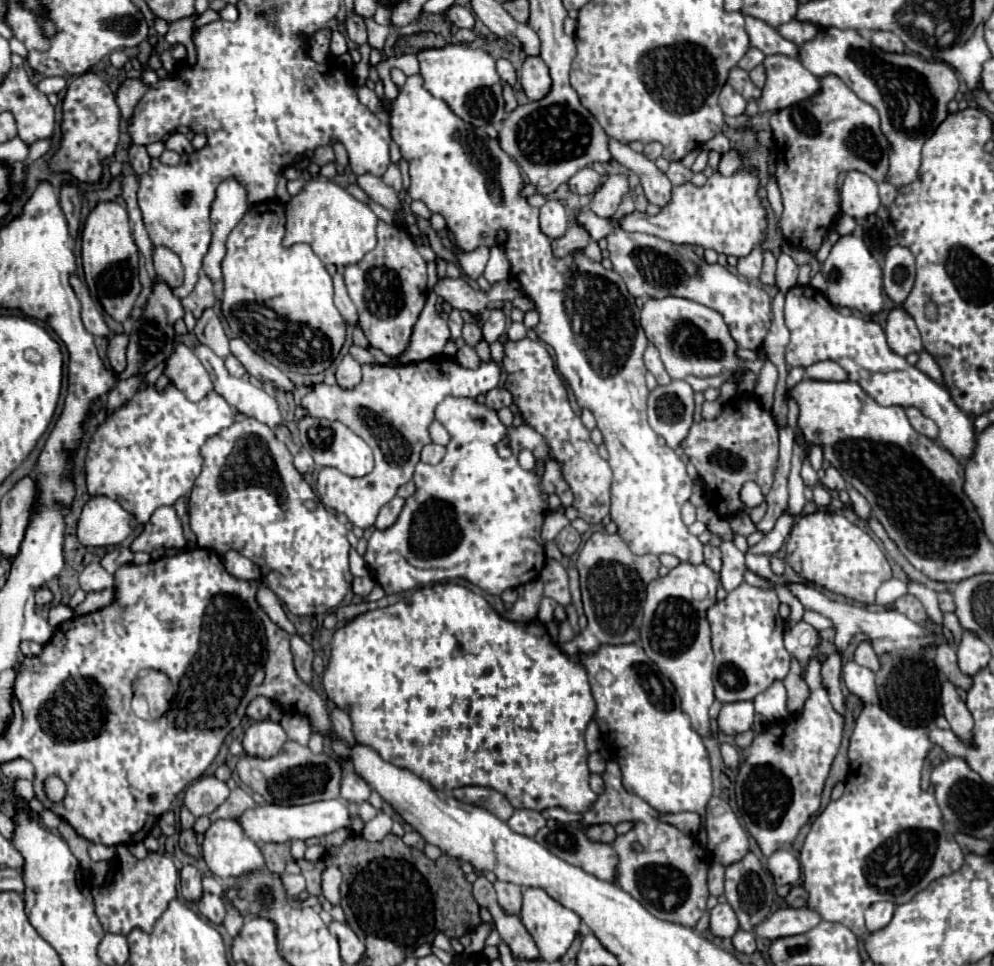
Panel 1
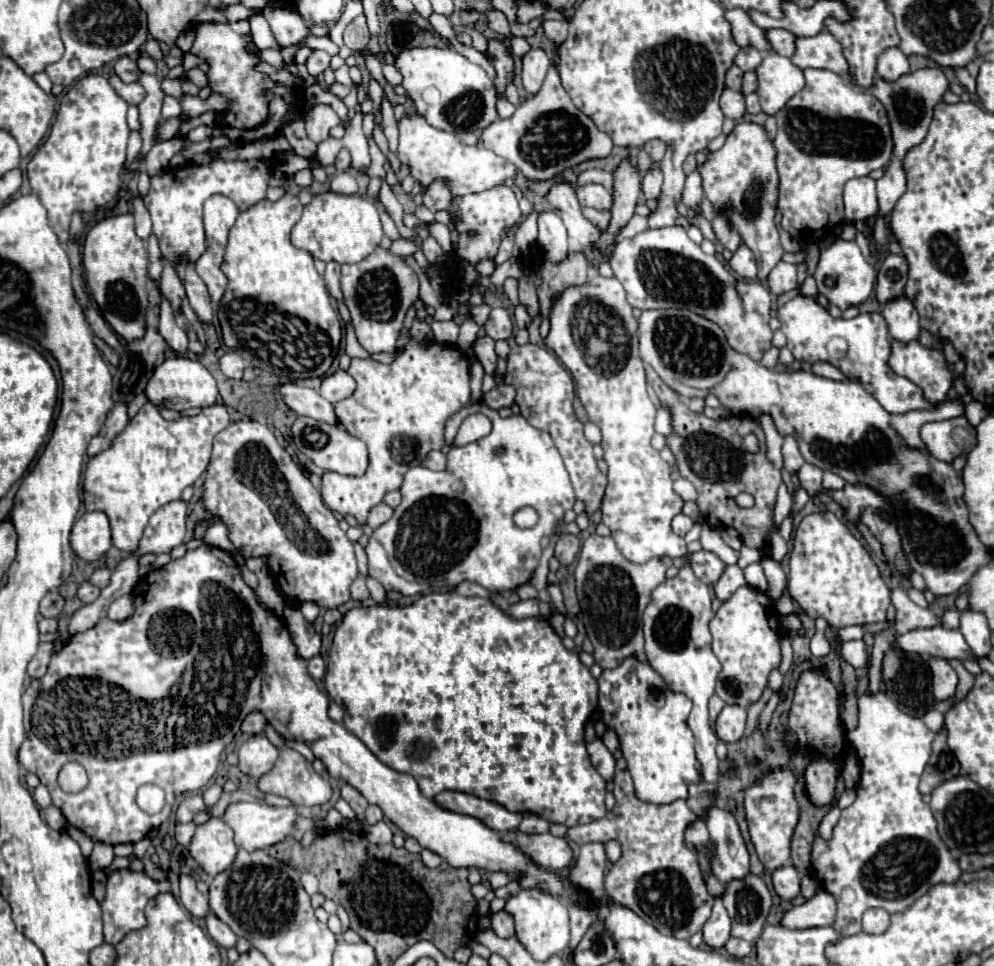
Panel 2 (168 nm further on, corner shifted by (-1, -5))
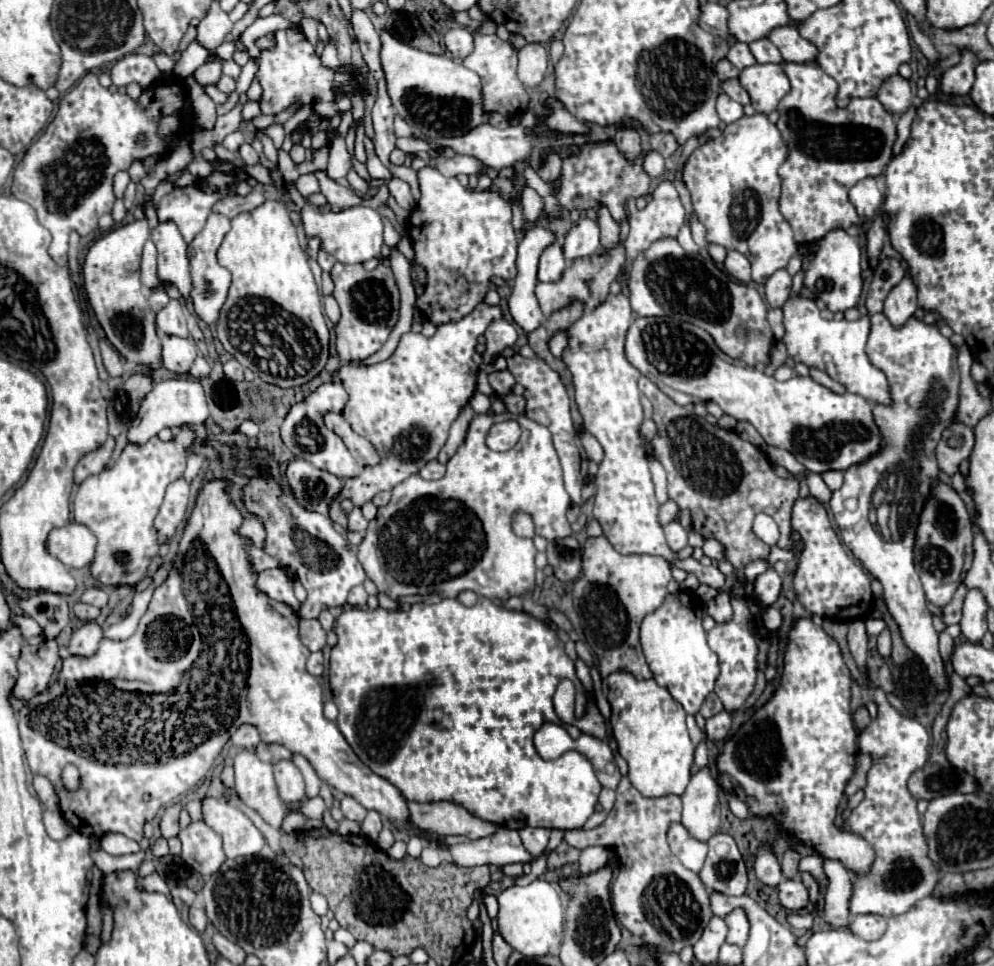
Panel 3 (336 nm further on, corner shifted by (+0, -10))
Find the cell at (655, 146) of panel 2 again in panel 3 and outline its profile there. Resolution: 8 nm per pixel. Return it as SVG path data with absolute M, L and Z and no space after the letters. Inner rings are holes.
M659 131L651 137L651 149L653 151L659 151L663 157L669 157L677 151L679 143L677 139L673 137L673 133L665 133L665 131Z

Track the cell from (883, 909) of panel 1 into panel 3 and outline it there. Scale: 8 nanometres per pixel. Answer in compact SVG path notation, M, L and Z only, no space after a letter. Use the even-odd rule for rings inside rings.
M855 915L849 929L865 941L877 941L887 929L887 919L883 915Z

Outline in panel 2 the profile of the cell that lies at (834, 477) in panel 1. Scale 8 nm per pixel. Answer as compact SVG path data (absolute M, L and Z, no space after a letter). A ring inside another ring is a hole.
M824 472L824 482L822 482L822 486L824 486L826 490L842 490L844 484L846 484L846 482L844 482L840 476L836 476L836 474L832 474L832 472Z

